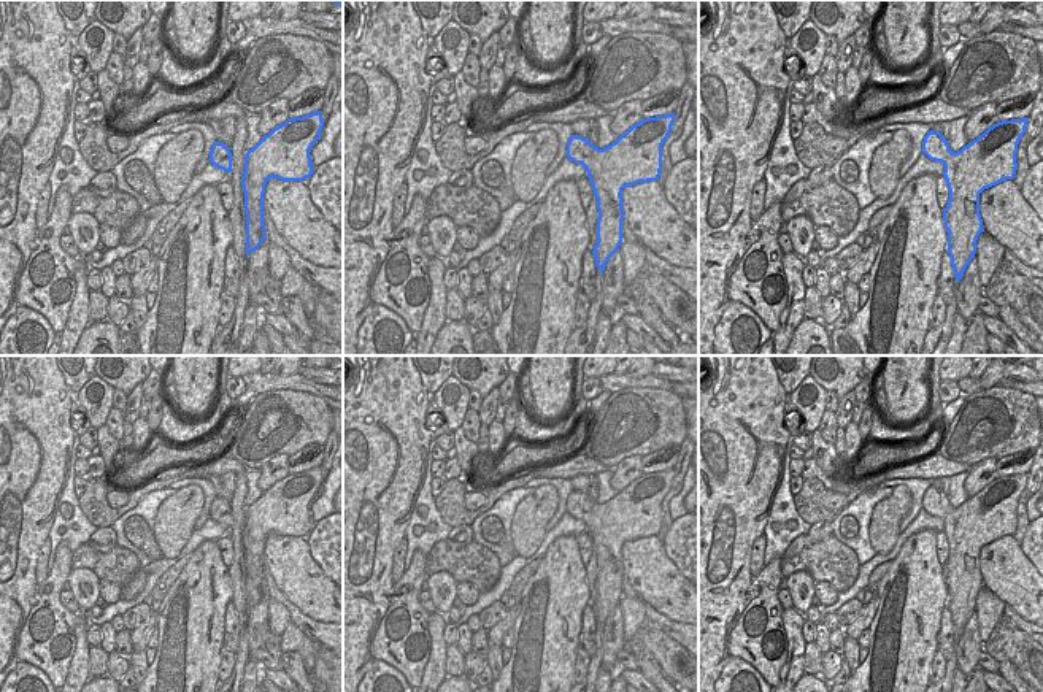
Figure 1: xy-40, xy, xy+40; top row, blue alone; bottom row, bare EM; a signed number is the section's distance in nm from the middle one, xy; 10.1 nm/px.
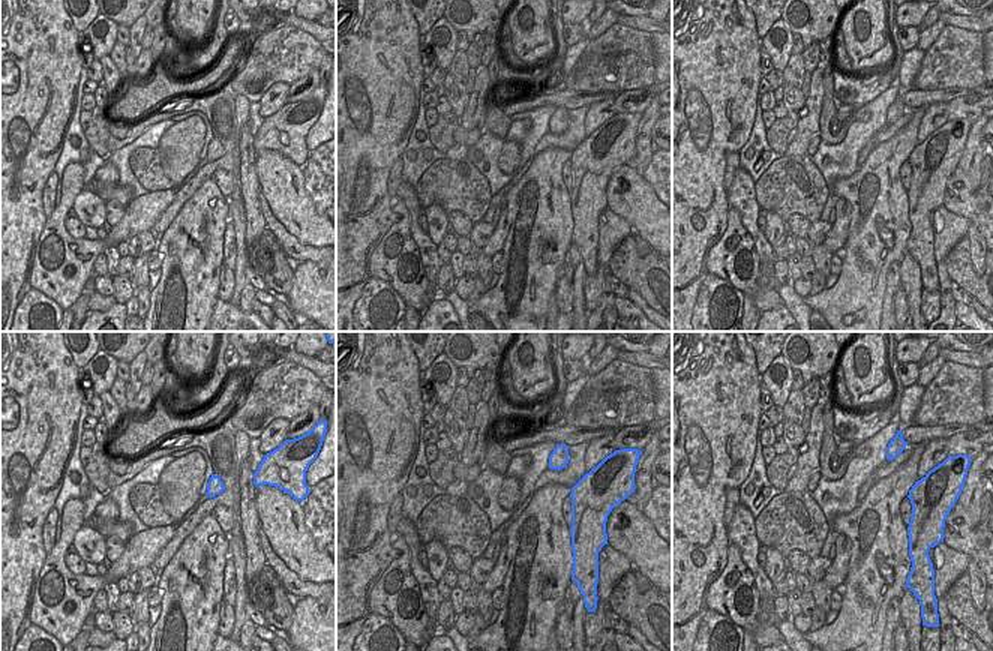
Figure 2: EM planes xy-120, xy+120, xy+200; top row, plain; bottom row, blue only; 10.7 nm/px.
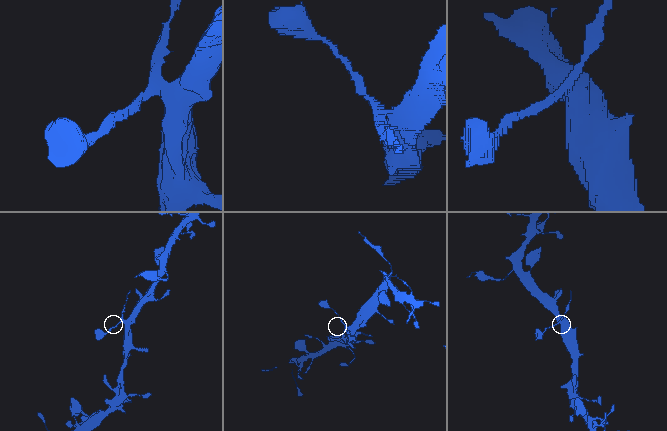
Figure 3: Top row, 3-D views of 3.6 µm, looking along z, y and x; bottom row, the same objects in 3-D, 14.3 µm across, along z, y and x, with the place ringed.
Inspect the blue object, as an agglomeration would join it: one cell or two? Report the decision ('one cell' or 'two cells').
two cells

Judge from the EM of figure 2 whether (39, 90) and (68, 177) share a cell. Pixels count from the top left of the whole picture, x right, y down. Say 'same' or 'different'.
different

